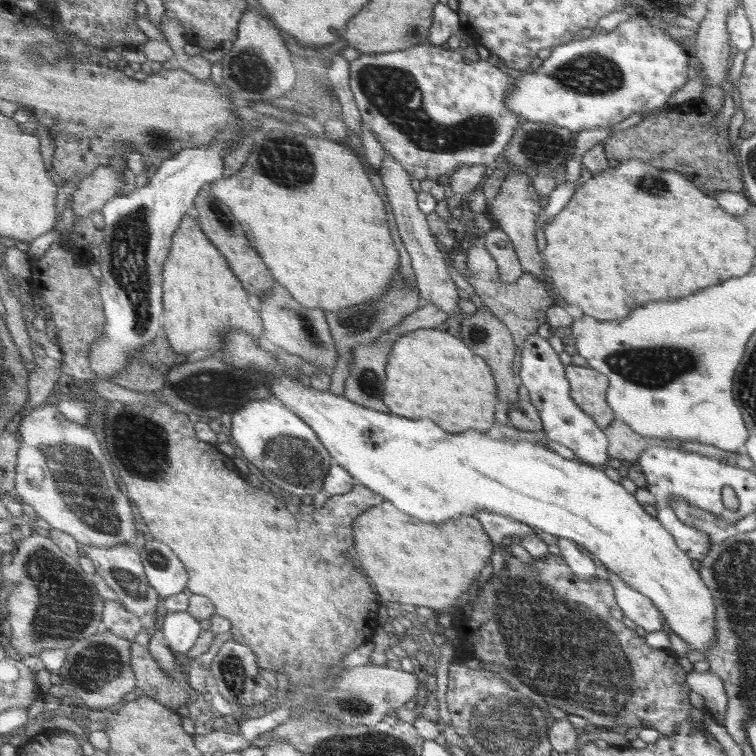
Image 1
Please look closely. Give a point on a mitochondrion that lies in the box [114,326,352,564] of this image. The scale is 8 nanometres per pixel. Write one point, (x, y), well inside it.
(212, 389)

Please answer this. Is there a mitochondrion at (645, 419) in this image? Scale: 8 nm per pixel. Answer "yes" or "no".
no

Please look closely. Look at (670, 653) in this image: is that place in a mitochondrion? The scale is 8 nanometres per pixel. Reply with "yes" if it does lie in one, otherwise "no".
no

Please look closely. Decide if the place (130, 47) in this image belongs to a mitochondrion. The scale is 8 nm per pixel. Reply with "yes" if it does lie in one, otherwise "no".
no

